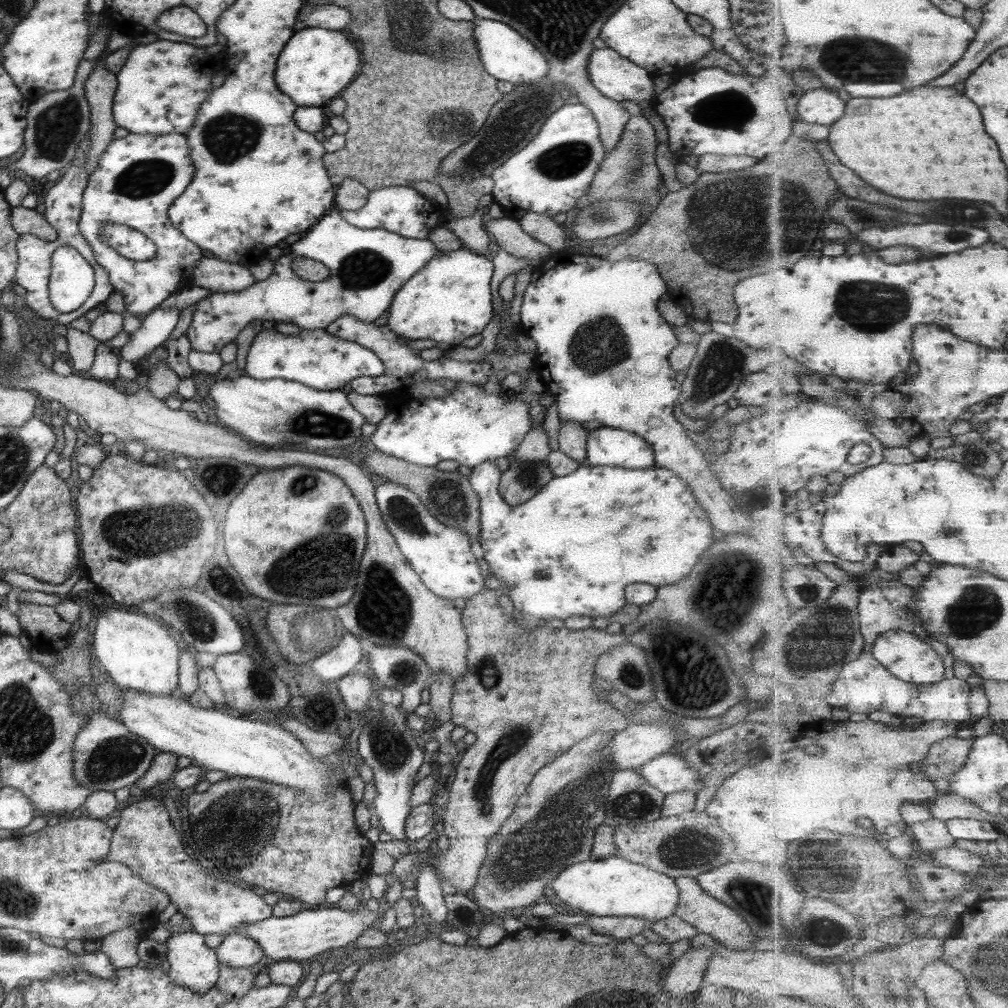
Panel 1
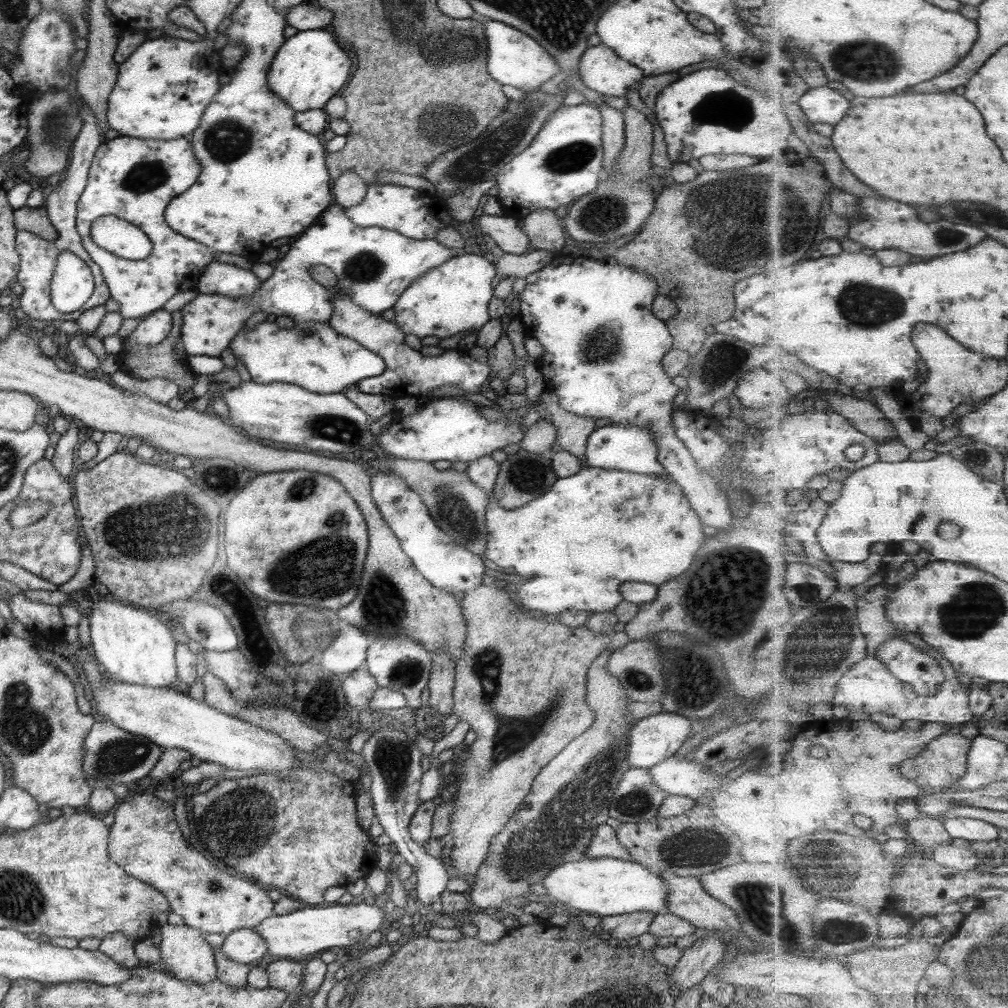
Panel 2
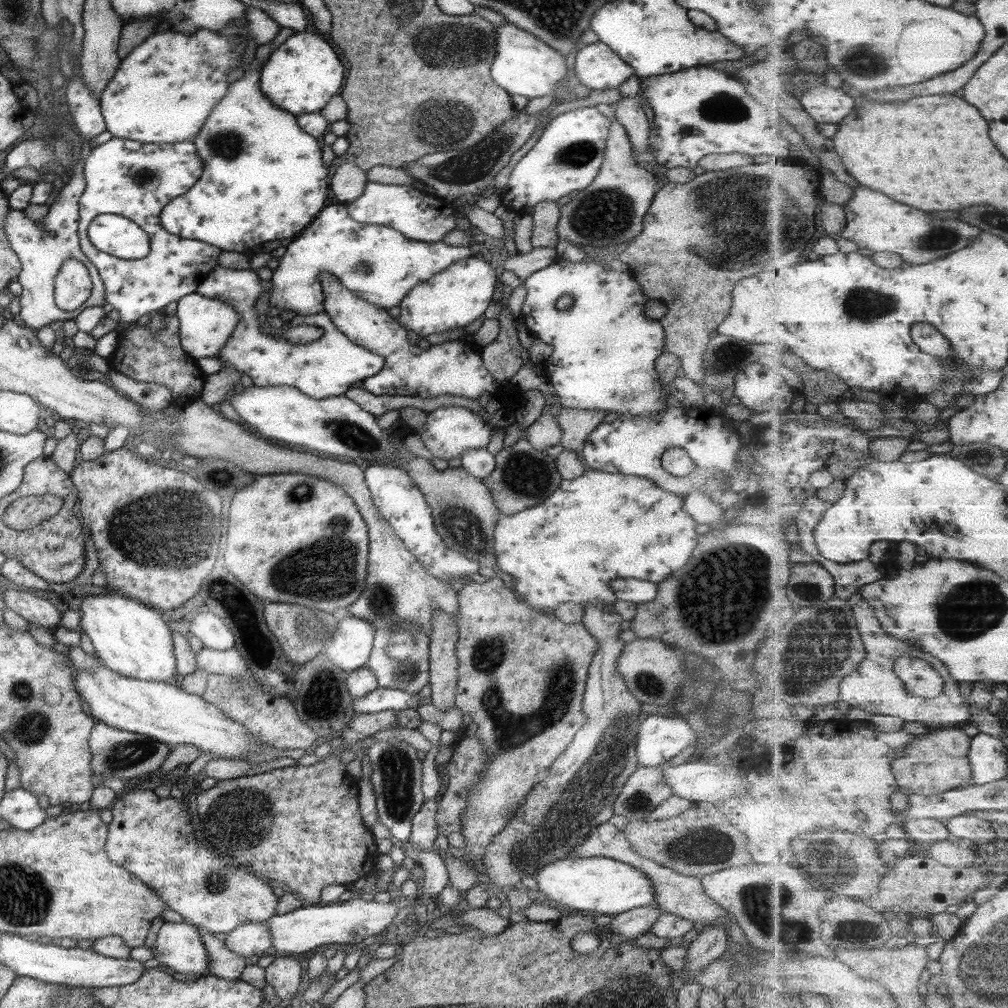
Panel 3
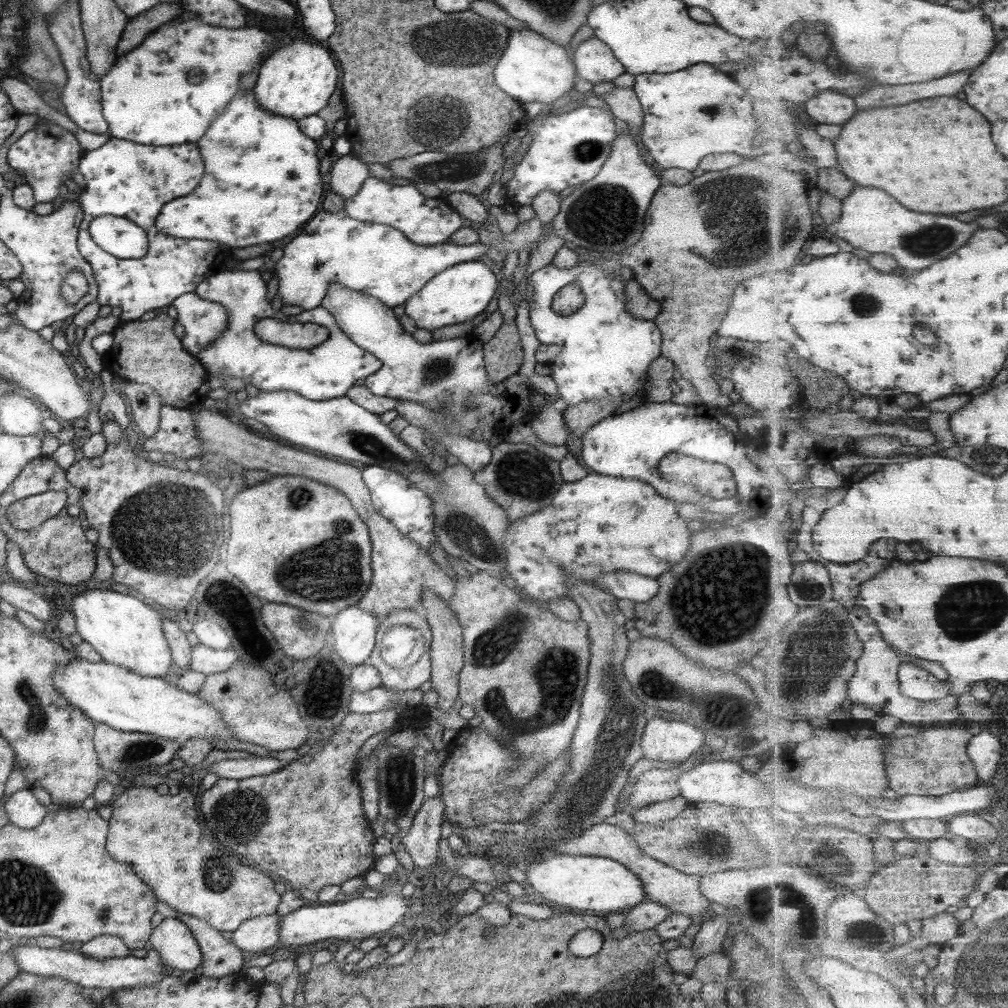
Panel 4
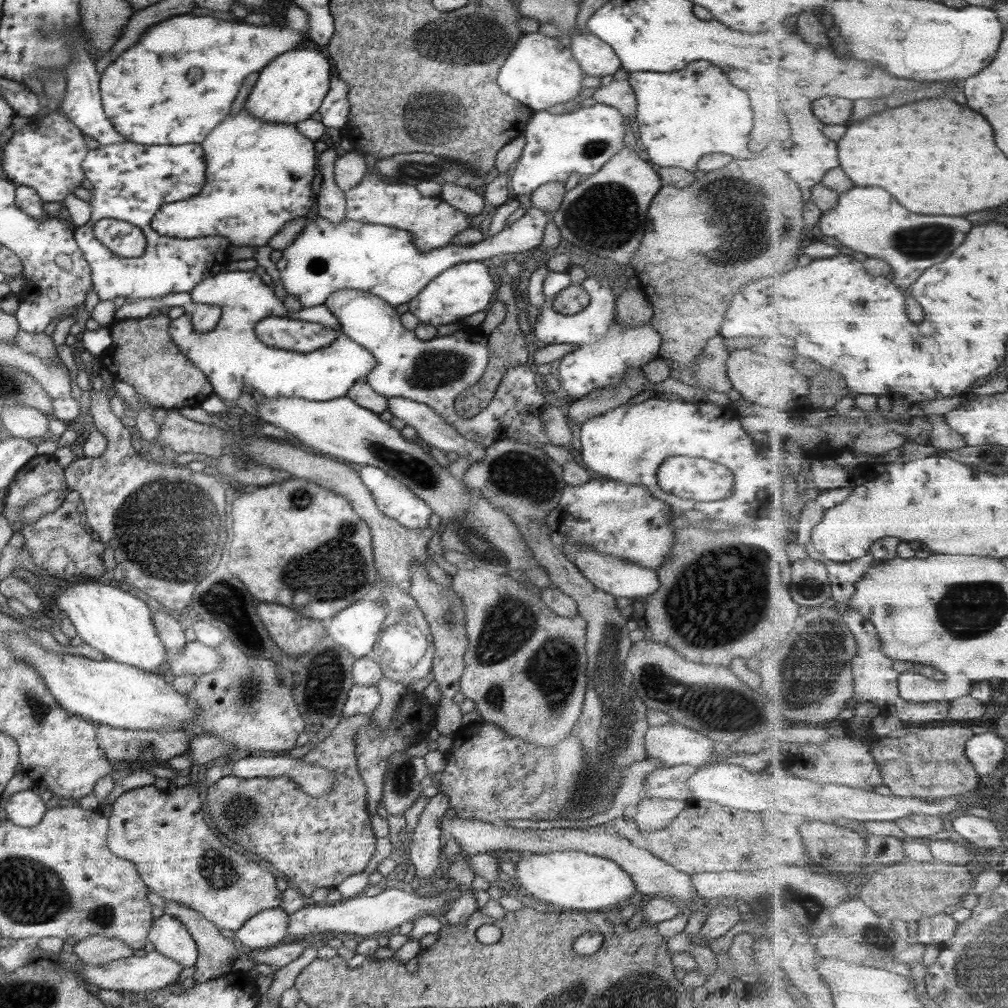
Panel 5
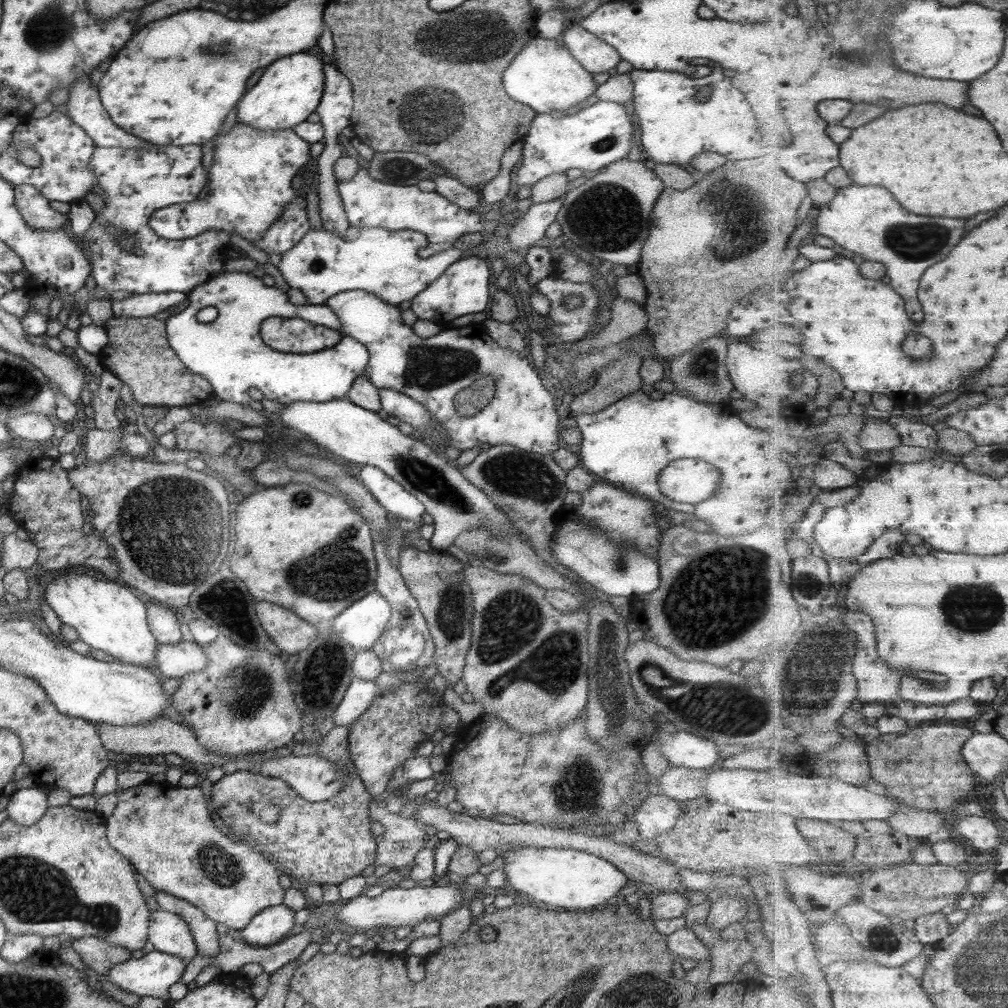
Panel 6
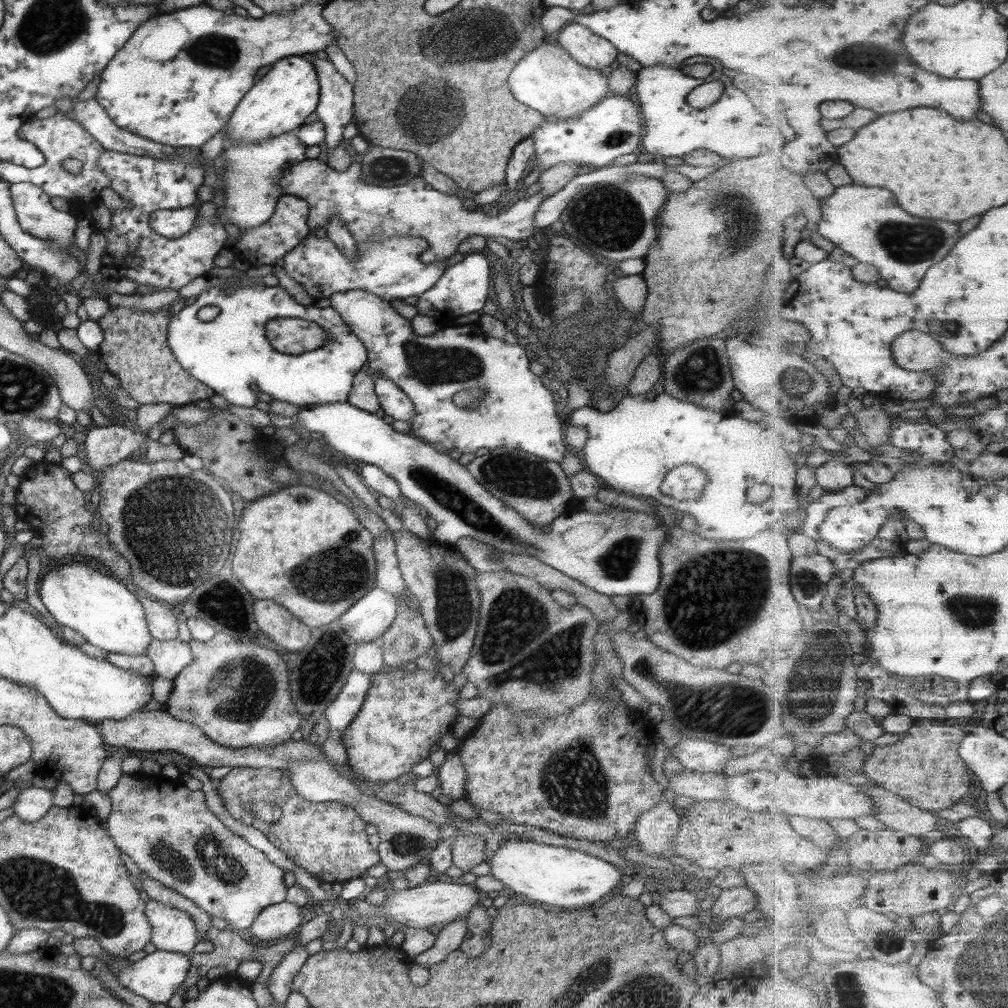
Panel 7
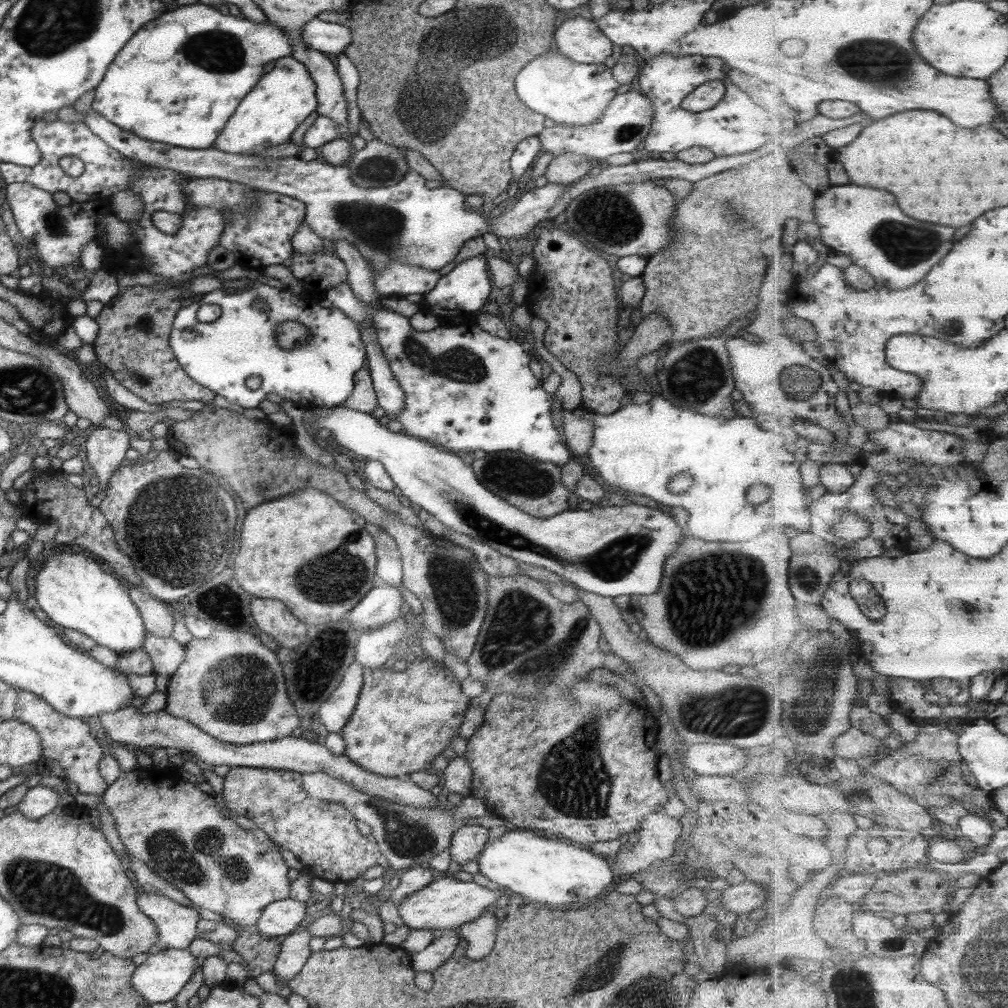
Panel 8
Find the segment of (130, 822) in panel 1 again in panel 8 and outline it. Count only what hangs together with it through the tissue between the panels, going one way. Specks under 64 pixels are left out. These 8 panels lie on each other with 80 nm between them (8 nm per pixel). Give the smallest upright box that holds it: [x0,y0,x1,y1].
[101,767,290,928]

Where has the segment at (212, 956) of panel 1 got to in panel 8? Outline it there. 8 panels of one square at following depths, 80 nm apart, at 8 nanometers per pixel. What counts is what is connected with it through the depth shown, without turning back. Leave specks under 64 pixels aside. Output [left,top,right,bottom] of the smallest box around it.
[136,890,200,949]

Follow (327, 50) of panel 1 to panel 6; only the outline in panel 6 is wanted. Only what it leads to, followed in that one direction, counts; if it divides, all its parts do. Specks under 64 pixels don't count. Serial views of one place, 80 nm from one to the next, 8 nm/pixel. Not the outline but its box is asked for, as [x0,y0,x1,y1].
[236,52,323,131]

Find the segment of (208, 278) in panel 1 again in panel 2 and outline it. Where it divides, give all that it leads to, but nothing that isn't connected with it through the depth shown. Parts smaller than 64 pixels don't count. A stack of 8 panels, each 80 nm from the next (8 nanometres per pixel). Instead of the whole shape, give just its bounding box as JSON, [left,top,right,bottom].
[197,262,260,299]

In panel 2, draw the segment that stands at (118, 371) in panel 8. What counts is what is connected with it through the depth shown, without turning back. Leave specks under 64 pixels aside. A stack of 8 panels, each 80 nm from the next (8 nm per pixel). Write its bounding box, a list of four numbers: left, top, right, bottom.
[117,310,201,392]

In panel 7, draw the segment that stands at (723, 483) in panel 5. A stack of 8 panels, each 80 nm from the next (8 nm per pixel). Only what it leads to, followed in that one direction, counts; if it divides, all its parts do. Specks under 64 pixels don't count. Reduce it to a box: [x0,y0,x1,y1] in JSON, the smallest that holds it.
[659,466,705,502]

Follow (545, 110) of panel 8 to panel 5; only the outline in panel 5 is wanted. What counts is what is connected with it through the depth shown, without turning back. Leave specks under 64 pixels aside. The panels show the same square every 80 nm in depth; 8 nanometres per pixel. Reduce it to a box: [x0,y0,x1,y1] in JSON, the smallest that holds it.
[497,32,584,112]

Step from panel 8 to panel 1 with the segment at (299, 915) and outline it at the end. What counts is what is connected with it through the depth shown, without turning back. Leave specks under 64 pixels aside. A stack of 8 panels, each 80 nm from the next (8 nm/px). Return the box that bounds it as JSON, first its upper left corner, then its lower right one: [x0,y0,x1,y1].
[214,933,264,968]

